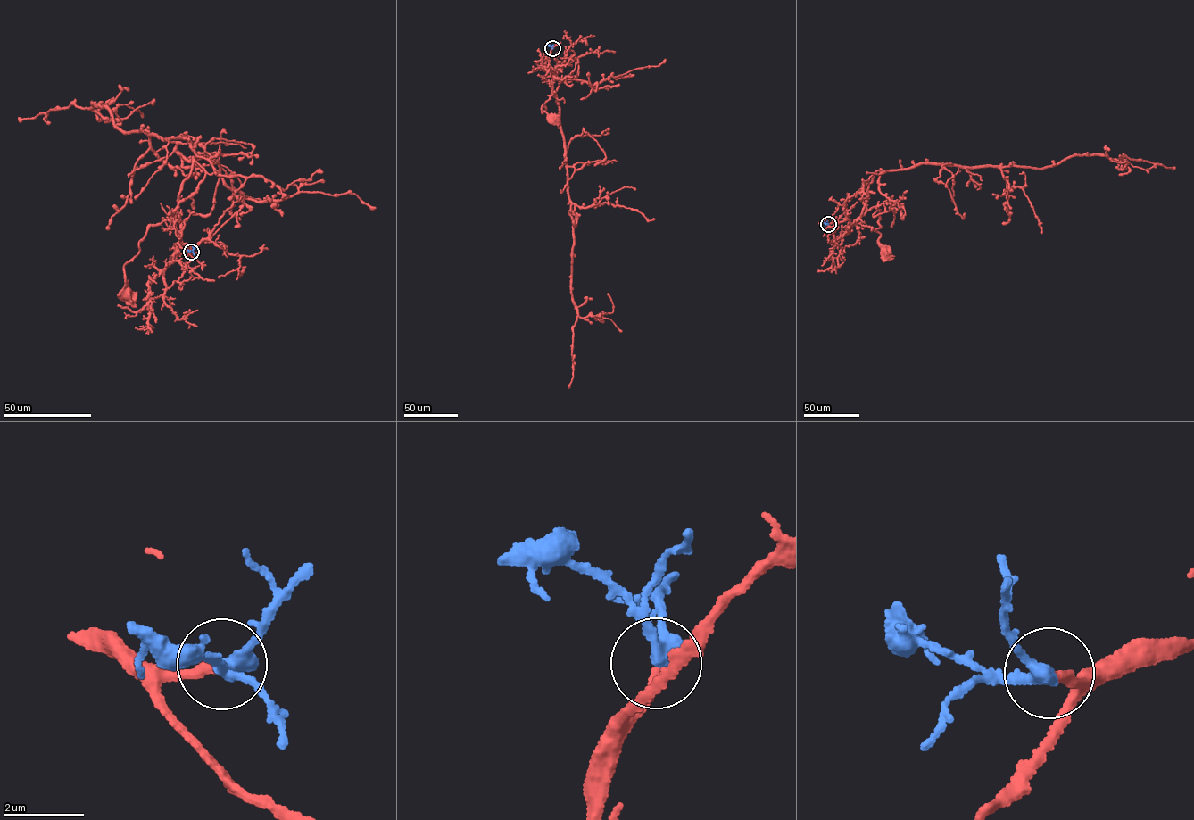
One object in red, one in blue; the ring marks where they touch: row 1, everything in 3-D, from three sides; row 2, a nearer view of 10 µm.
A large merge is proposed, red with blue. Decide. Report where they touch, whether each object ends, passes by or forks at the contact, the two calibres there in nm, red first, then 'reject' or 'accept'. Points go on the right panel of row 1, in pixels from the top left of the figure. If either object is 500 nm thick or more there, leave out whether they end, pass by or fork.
at (828, 224); red ends there; blue passes by; 240 nm thick on the red side, 360 nm on the other; accept

